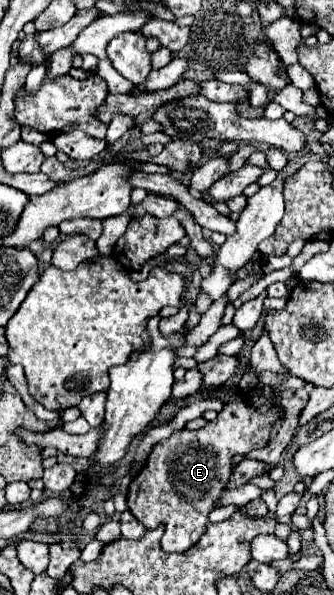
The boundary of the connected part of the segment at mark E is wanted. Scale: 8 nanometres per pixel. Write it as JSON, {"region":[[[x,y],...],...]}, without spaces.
{"region":[[[238,392],[236,396],[230,398],[228,404],[224,404],[224,408],[218,412],[218,418],[208,422],[204,428],[200,428],[200,430],[182,428],[182,430],[172,432],[172,436],[168,440],[162,440],[152,448],[148,462],[132,478],[132,482],[128,486],[128,510],[148,530],[152,530],[160,524],[166,526],[164,536],[162,536],[162,548],[166,552],[184,552],[200,540],[200,534],[204,534],[206,524],[208,524],[208,512],[214,508],[216,498],[226,488],[226,482],[230,478],[232,456],[234,454],[246,454],[248,450],[264,448],[270,442],[270,430],[272,430],[274,422],[284,416],[284,408],[280,408],[280,412],[274,410],[274,406],[276,406],[274,396],[272,396],[272,406],[266,414],[260,414],[258,410],[254,410],[248,404],[250,404],[248,396]]]}

